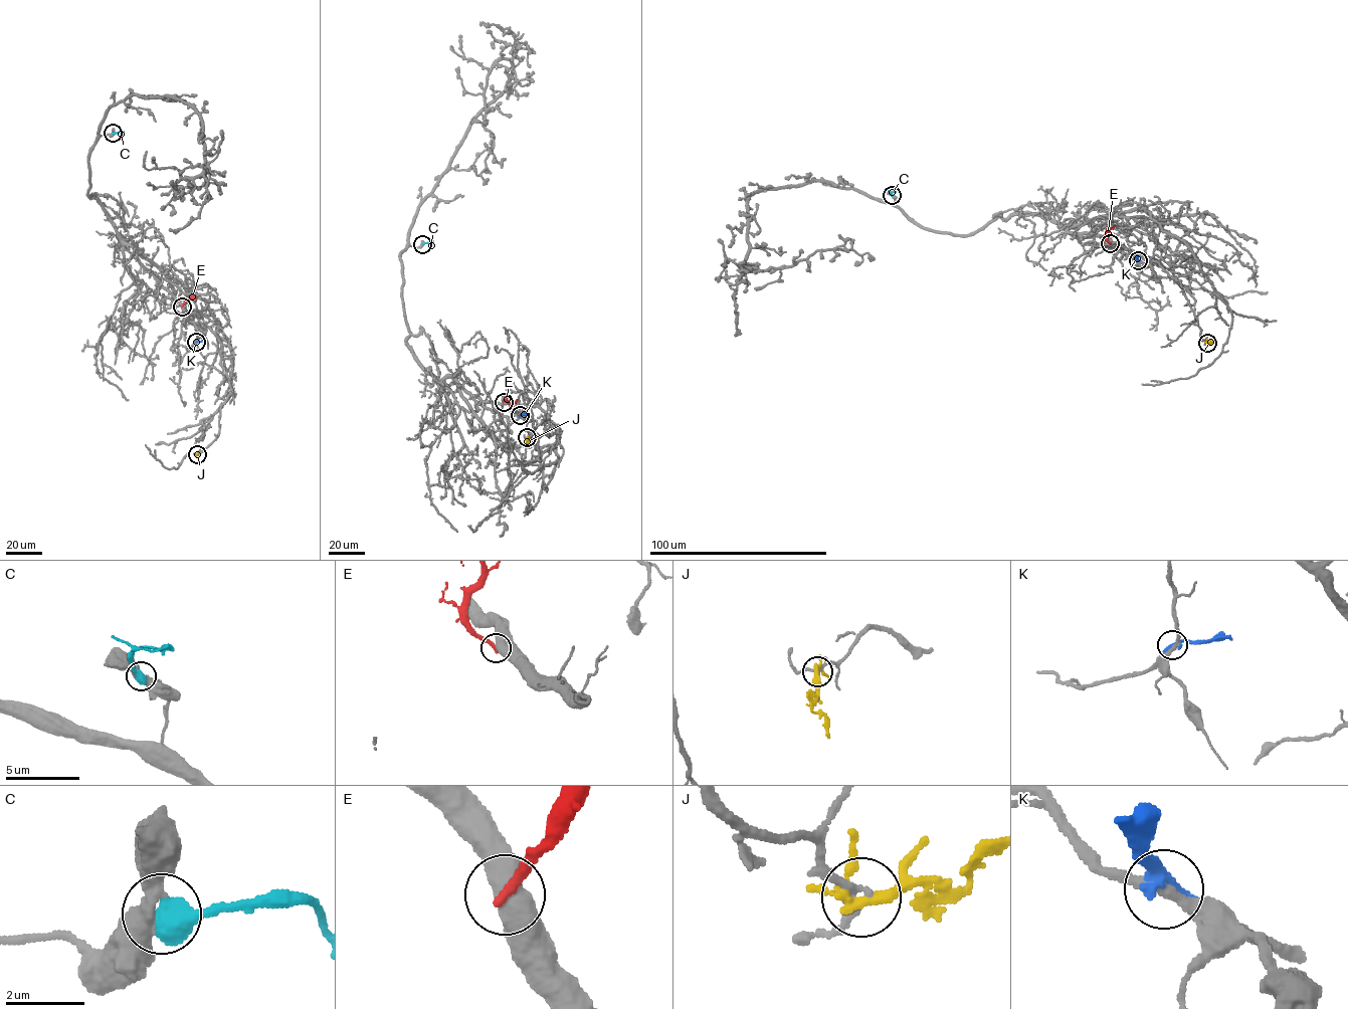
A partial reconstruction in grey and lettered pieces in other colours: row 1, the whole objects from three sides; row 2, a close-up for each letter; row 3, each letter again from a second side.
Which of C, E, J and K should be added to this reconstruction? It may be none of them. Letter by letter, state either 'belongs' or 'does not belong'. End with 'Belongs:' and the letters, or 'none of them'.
C: belongs
E: does not belong
J: does not belong
K: does not belong
Belongs: C

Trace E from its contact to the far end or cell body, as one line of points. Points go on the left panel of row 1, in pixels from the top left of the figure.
E: (182, 307), (192, 294)

